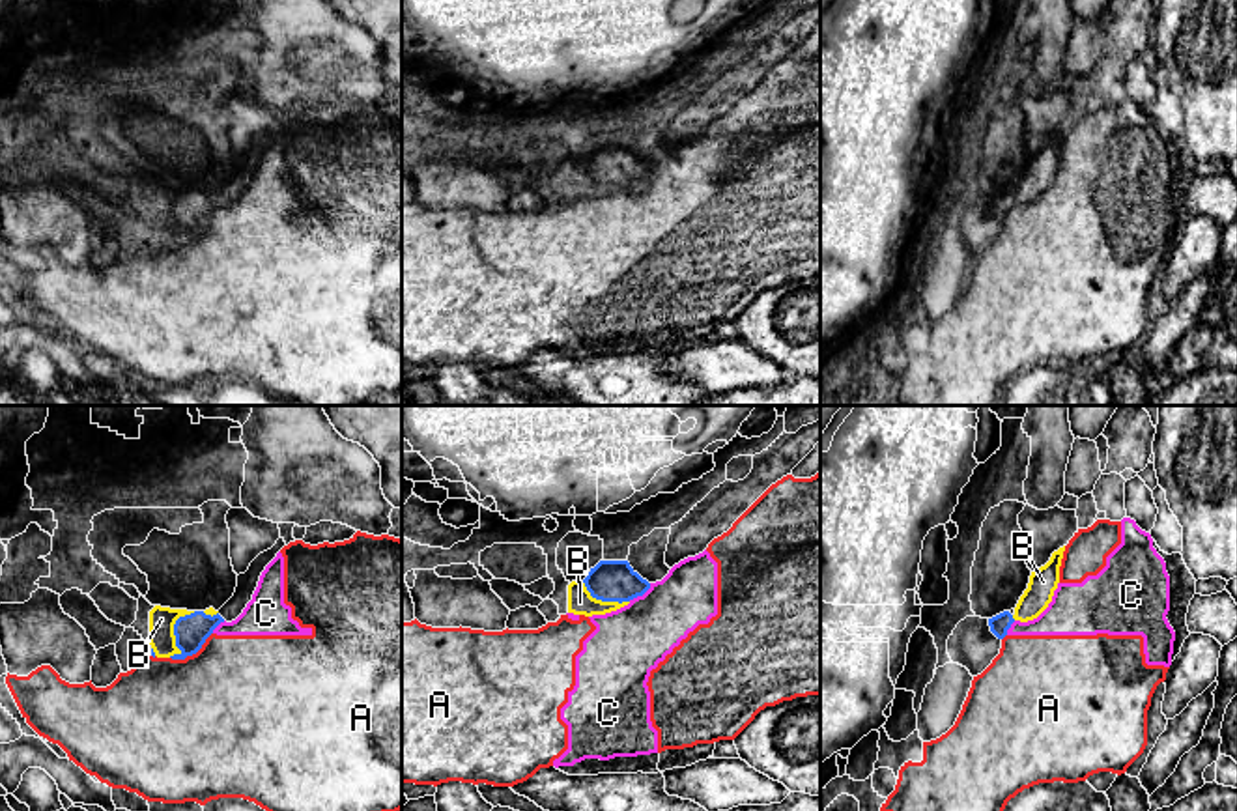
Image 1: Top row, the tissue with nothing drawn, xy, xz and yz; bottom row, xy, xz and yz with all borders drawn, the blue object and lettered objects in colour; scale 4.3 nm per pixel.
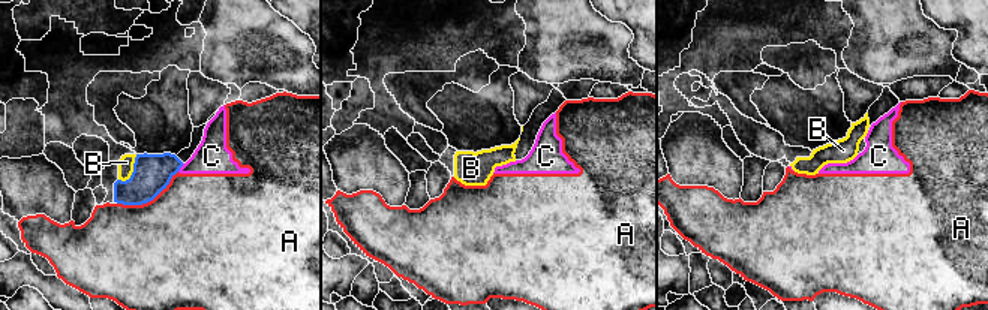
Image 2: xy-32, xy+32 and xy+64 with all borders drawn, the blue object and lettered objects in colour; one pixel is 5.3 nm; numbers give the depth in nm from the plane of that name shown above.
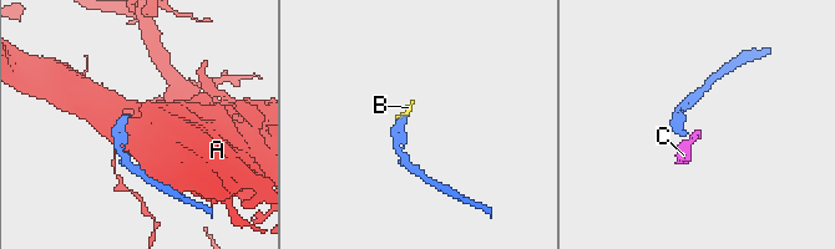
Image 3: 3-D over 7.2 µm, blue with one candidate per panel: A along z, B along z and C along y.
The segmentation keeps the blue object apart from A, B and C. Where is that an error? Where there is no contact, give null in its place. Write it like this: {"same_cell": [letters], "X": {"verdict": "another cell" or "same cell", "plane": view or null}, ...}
{"same_cell": ["B"], "A": {"verdict": "another cell", "plane": "xy"}, "B": {"verdict": "same cell", "plane": "xy"}, "C": {"verdict": "another cell", "plane": "xz"}}

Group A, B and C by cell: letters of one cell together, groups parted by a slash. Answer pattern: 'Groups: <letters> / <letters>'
Groups: A C / B

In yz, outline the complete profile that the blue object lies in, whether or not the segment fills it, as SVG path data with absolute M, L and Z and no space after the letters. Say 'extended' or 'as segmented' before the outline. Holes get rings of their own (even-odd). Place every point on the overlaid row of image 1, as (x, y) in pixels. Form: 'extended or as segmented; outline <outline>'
extended; outline M1065 546L1052 553L1050 561L1033 570L1030 576L1028 589L1020 596L1015 613L1003 611L992 619L988 619L990 632L1003 639L1007 630L1015 620L1028 622L1037 619L1052 602L1054 590L1059 583L1059 566L1063 559Z

